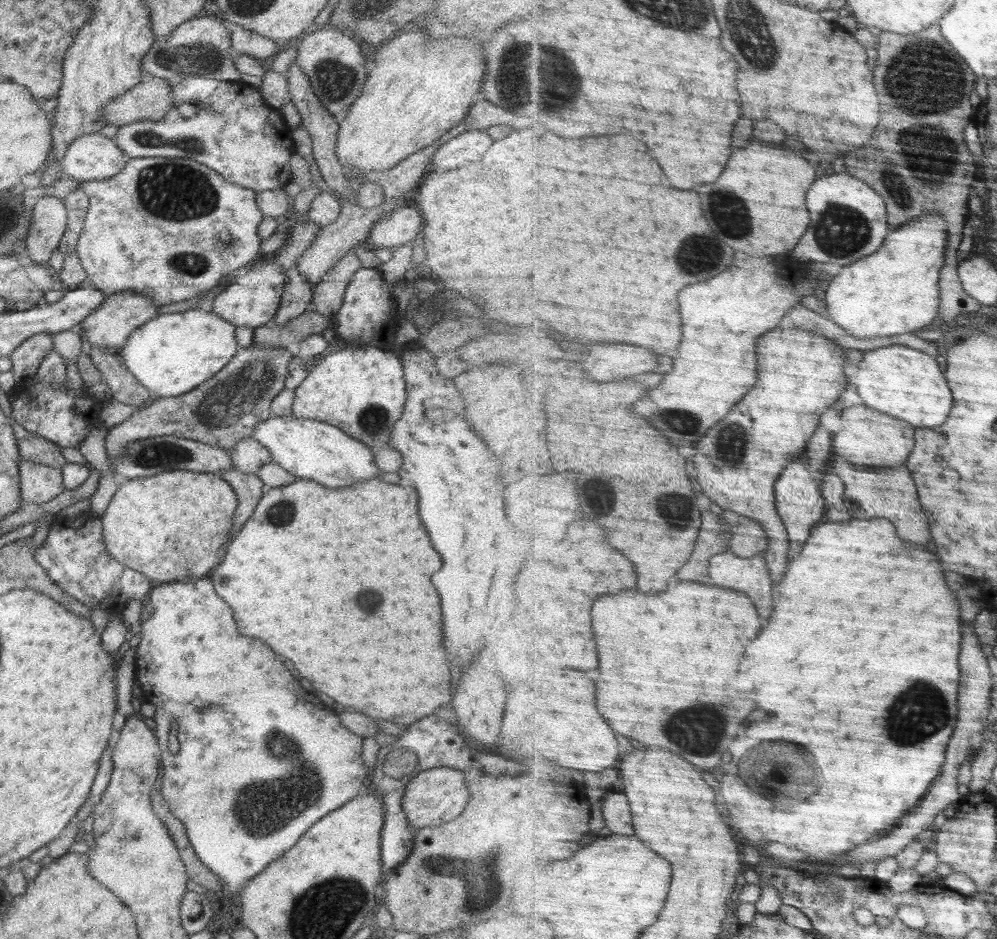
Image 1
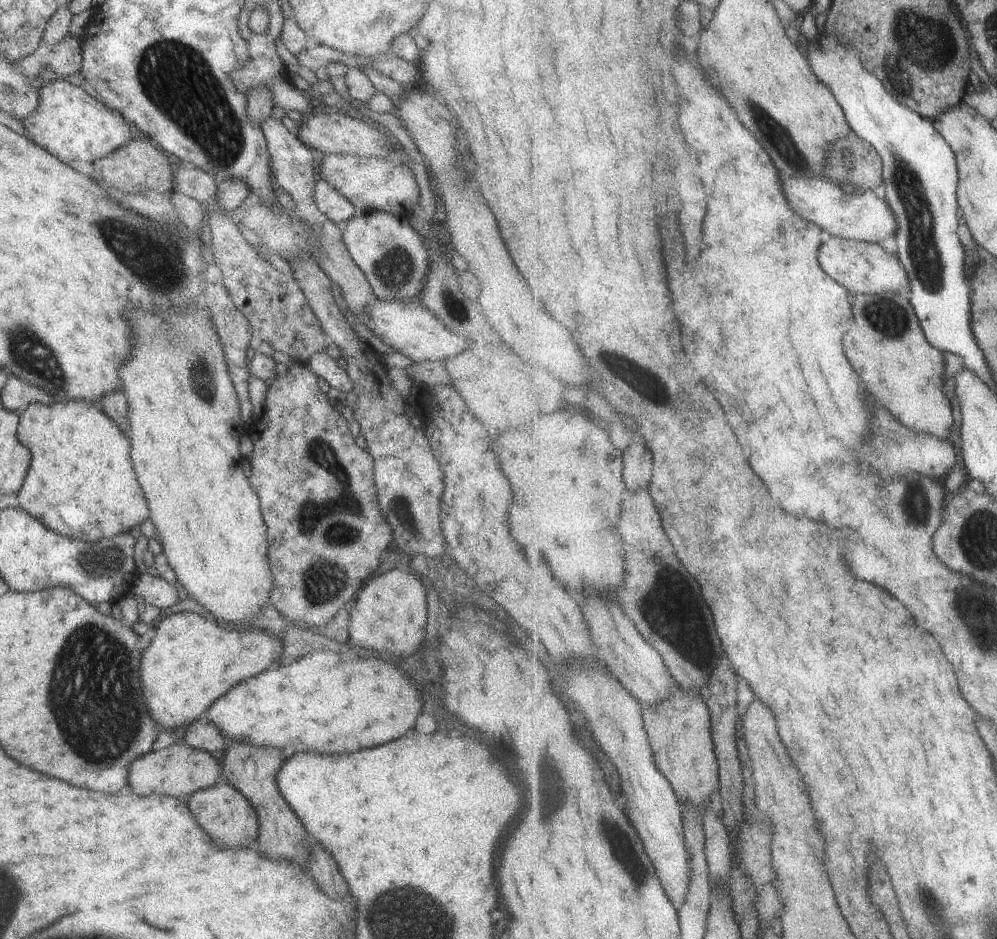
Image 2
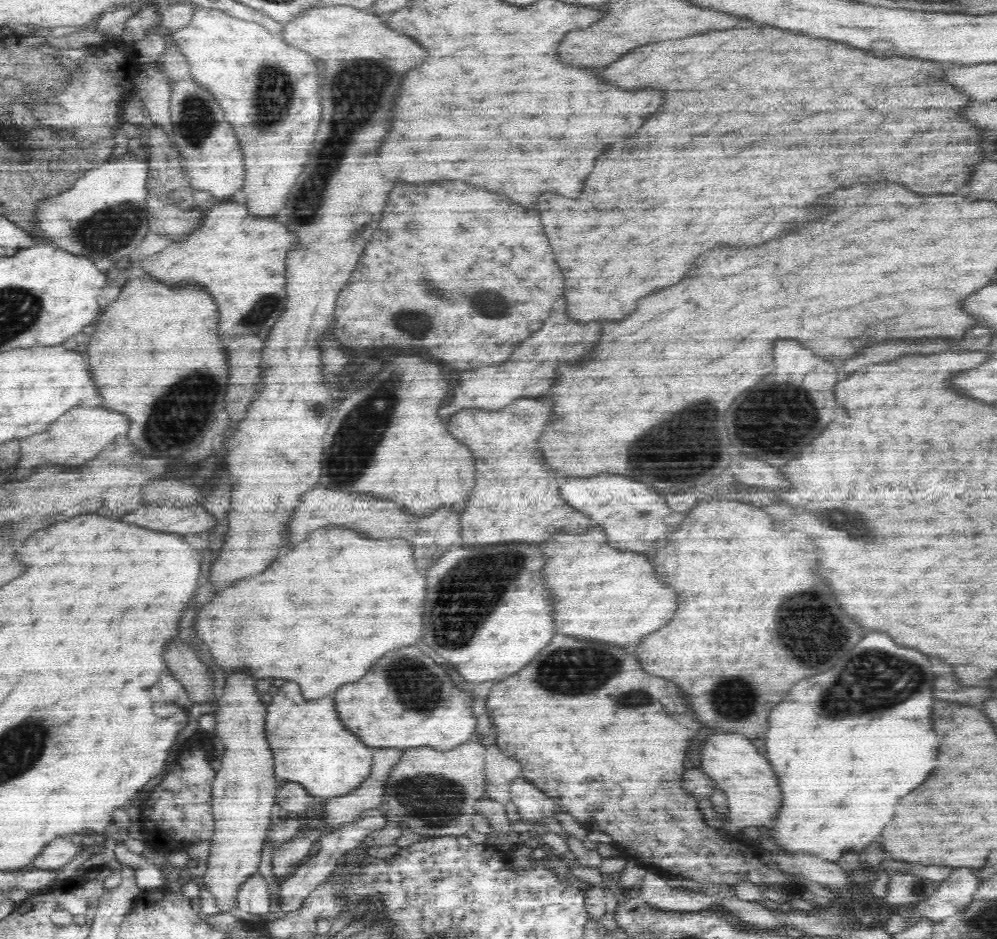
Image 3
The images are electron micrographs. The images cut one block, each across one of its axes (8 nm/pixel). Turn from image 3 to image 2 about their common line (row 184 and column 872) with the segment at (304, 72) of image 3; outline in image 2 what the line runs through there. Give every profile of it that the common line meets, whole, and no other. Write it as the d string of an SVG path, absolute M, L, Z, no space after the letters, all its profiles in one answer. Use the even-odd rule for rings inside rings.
M830 238L824 242L820 252L820 262L824 270L840 280L848 290L858 294L882 294L882 292L900 292L910 286L910 276L906 268L900 264L898 256L890 254L879 243L867 243L845 238Z

